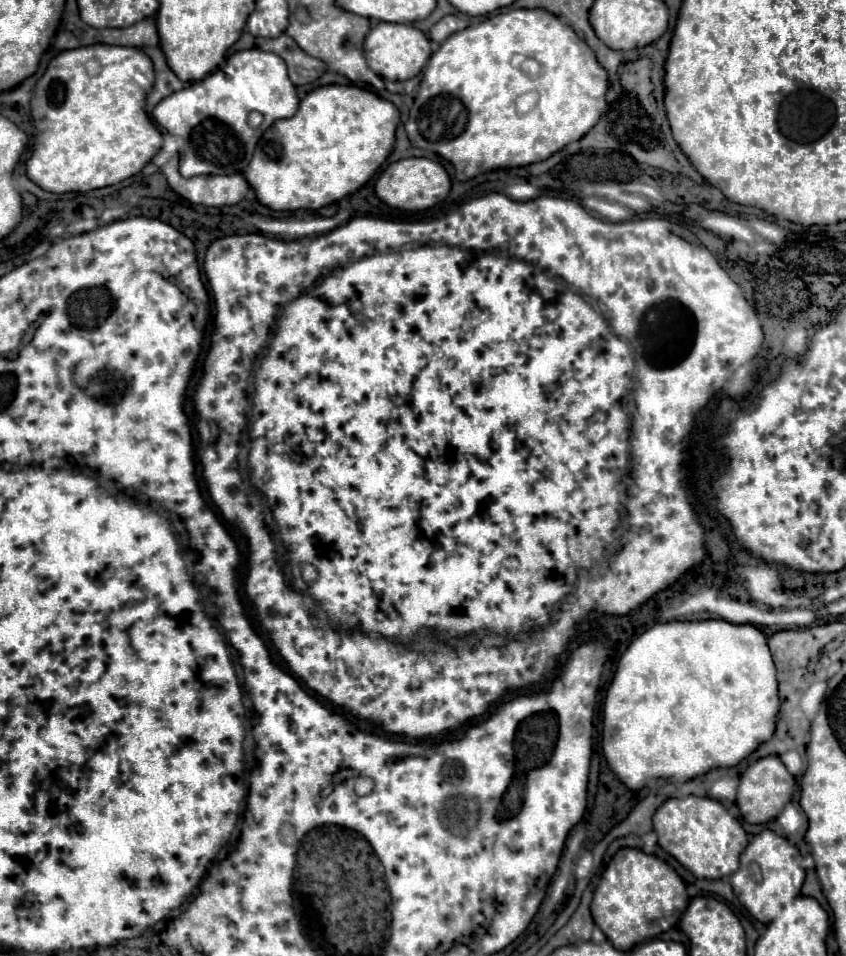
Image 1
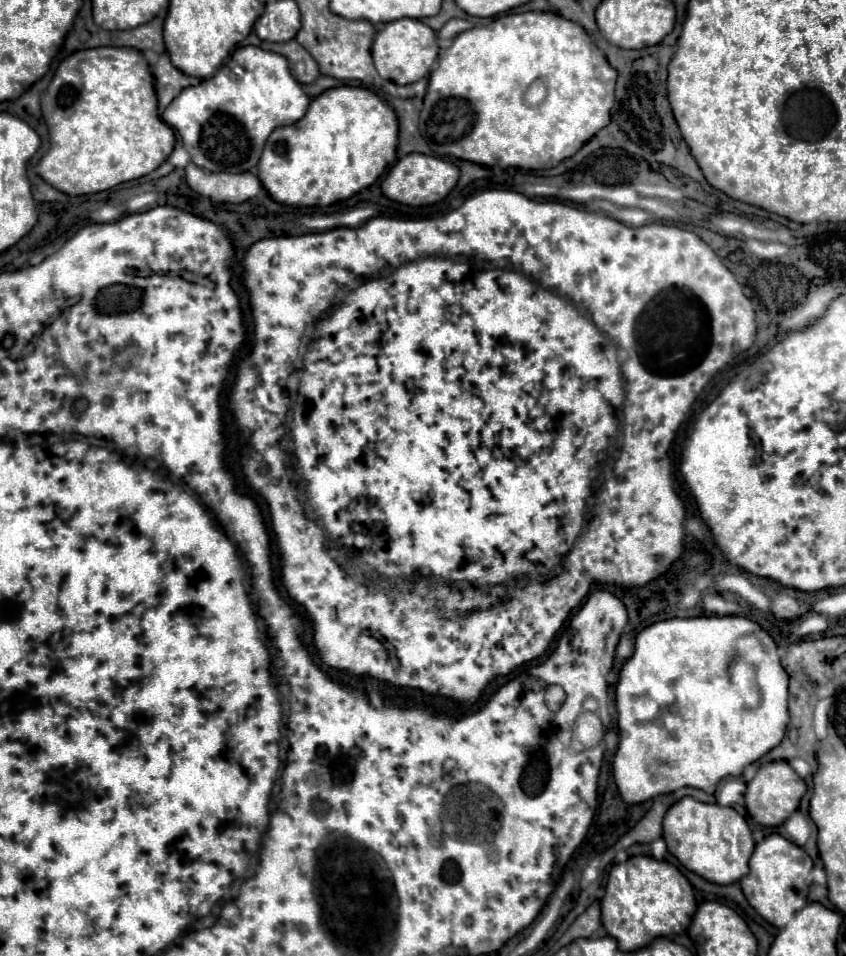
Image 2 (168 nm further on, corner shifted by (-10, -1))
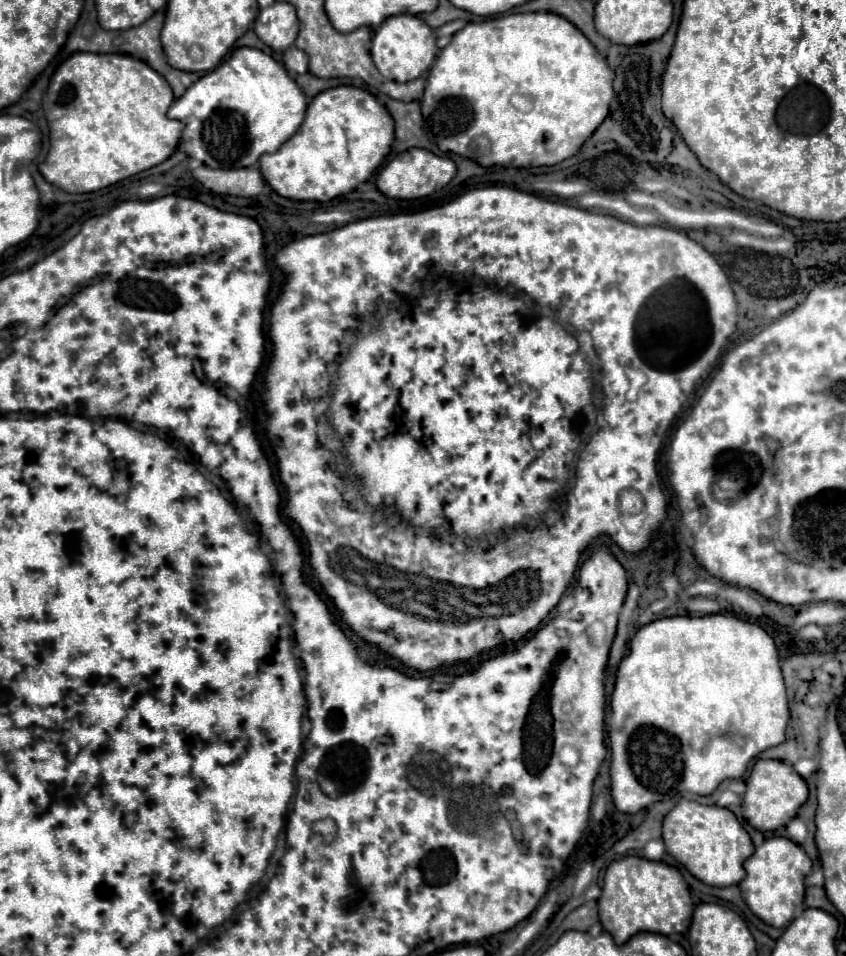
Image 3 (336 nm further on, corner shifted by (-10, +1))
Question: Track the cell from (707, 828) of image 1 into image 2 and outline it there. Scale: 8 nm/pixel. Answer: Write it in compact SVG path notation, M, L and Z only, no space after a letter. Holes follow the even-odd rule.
M682 797L668 809L664 817L664 841L668 843L668 851L688 871L718 885L730 885L748 875L748 859L756 845L746 819L732 807L702 803L692 797Z

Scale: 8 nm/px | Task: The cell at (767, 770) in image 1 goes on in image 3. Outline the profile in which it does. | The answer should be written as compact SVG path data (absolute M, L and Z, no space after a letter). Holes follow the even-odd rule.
M756 761L752 767L752 773L748 777L748 789L742 805L742 817L760 831L774 831L782 825L788 825L798 809L808 799L808 787L804 779L794 771L792 765L784 761Z

